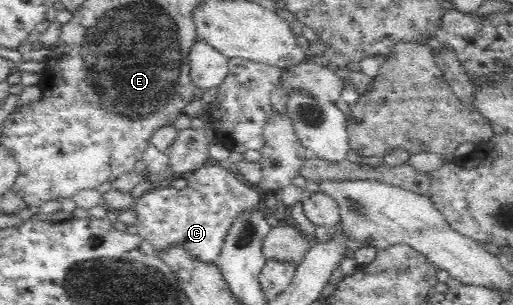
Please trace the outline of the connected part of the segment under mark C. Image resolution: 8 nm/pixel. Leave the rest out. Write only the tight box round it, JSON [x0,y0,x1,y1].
[132,165,260,265]

